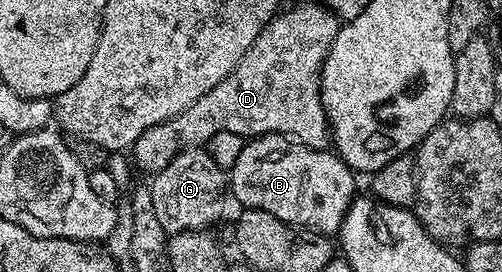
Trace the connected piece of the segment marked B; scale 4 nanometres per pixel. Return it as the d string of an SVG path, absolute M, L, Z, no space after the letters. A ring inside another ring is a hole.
M261 134L245 141L242 152L230 171L230 194L241 202L241 207L270 212L270 216L282 220L288 226L312 230L325 236L336 236L339 235L352 199L357 197L356 178L354 171L331 149L315 150L283 134Z

